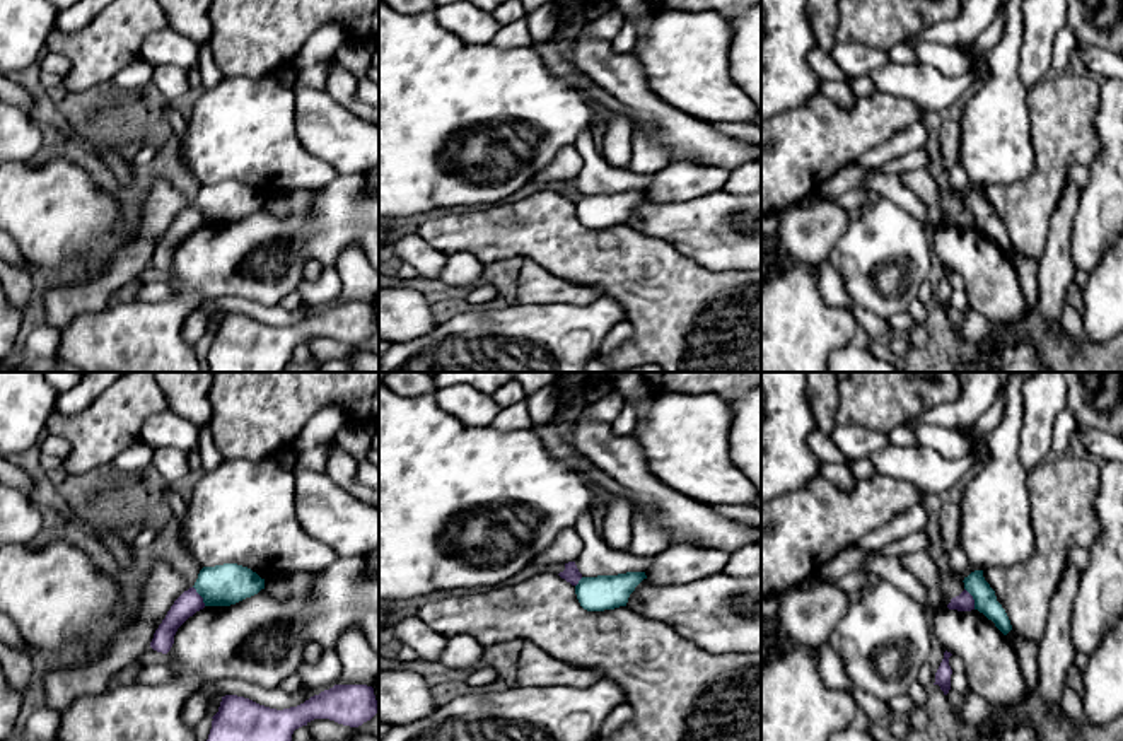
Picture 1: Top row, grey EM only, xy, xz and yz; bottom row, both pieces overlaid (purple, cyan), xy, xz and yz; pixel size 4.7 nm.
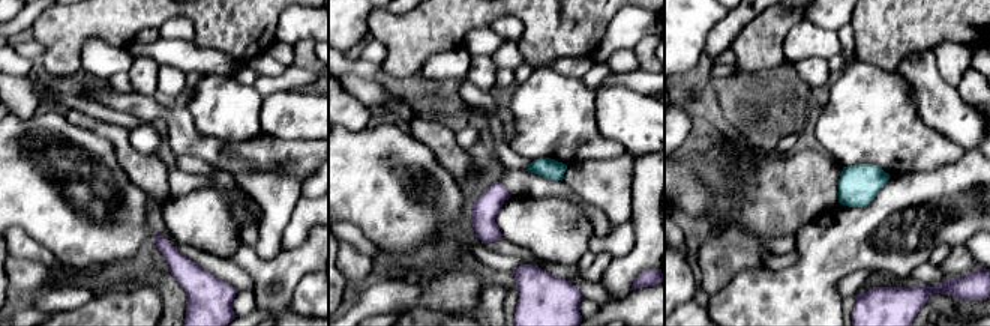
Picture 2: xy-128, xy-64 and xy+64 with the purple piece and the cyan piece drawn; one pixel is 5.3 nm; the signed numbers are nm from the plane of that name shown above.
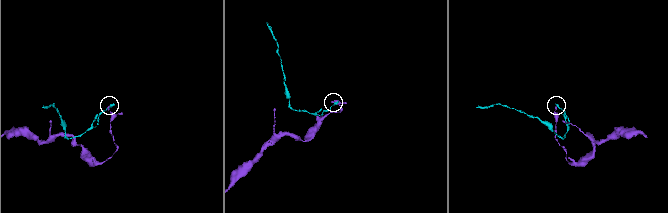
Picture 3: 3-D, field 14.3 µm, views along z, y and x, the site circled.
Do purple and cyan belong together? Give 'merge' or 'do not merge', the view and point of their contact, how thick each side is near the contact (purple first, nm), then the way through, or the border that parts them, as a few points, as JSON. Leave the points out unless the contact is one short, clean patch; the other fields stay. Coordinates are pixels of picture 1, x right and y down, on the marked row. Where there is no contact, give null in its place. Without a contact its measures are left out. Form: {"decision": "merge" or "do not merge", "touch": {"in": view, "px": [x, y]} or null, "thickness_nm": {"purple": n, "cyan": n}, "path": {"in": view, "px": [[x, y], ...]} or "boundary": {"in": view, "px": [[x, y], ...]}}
{"decision": "do not merge", "touch": {"in": "yz", "px": [971, 598]}, "thickness_nm": {"purple": 90, "cyan": 110}, "boundary": {"in": "yz", "px": [[965, 588], [975, 608]]}}

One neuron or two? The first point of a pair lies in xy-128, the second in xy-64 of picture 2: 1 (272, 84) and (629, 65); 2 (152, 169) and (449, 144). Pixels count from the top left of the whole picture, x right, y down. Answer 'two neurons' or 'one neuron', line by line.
1: two neurons
2: one neuron

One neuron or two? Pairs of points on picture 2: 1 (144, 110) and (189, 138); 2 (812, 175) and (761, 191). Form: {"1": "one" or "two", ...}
{"1": "one", "2": "one"}

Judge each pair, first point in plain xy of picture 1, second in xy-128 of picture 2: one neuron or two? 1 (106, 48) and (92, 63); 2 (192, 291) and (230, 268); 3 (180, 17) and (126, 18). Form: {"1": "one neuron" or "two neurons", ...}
{"1": "two neurons", "2": "two neurons", "3": "two neurons"}

